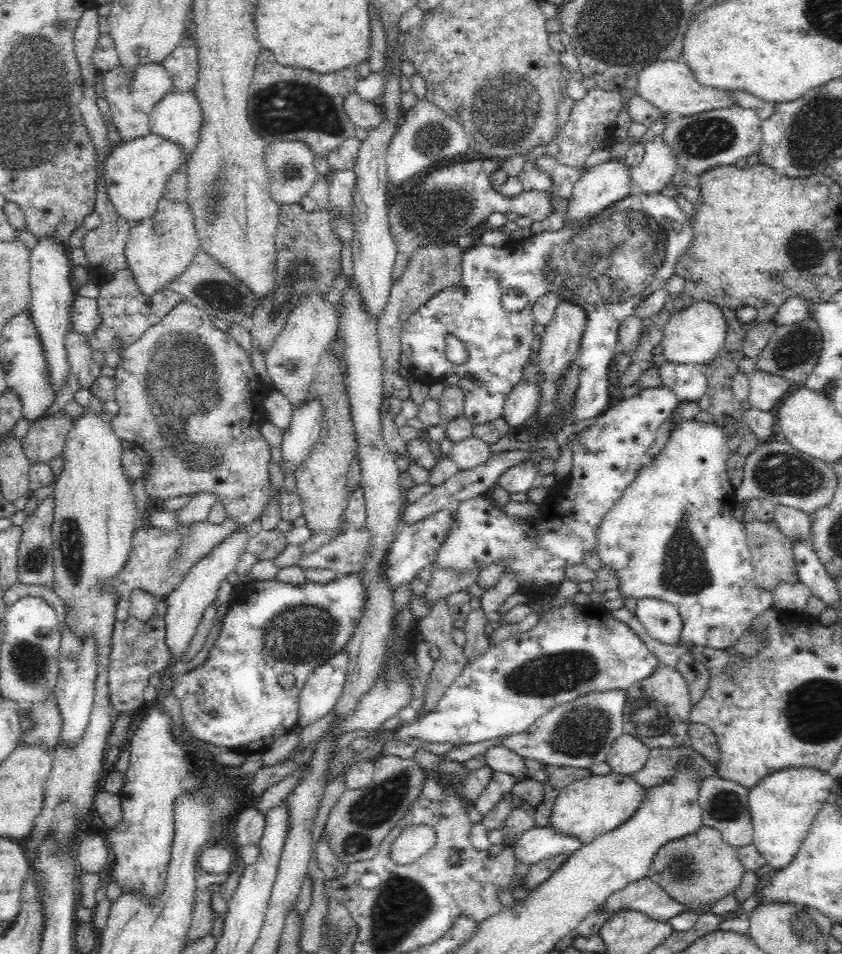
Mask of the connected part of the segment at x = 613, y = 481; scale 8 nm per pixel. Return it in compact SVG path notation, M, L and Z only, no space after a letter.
M665 386L648 387L642 389L637 395L630 398L622 398L613 402L592 426L570 434L568 446L573 453L572 470L565 479L559 479L552 486L552 492L539 504L538 511L528 518L508 516L504 508L498 507L490 496L481 495L464 500L456 508L454 526L448 530L446 538L440 542L433 566L443 570L456 570L468 572L468 570L484 570L492 564L503 564L504 576L512 576L519 582L518 592L525 595L527 600L552 595L551 591L558 588L566 580L566 568L585 564L585 553L591 552L597 545L597 530L604 516L618 503L624 492L636 479L647 451L657 440L658 429L670 412L679 406L677 396Z

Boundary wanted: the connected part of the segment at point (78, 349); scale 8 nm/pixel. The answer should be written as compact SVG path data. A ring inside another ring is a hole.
M70 328L65 336L65 347L71 372L76 374L83 388L90 389L101 375L101 367L92 359L93 350L87 335Z

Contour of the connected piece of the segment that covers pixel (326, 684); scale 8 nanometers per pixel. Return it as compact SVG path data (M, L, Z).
M346 648L316 668L303 684L298 698L296 727L301 732L313 722L328 716L343 693L349 654Z

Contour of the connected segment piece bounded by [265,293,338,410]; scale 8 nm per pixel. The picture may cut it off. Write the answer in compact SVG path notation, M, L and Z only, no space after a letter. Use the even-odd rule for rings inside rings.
M310 293L300 298L298 304L289 314L287 323L276 337L274 344L269 348L265 356L265 367L270 377L271 385L273 385L274 390L280 391L280 393L290 401L292 410L306 403L305 398L307 397L309 386L315 379L318 363L320 362L321 356L326 352L330 340L336 335L337 324L338 320L336 311L334 311L334 305L325 302L324 297L320 297L320 295L316 293Z

